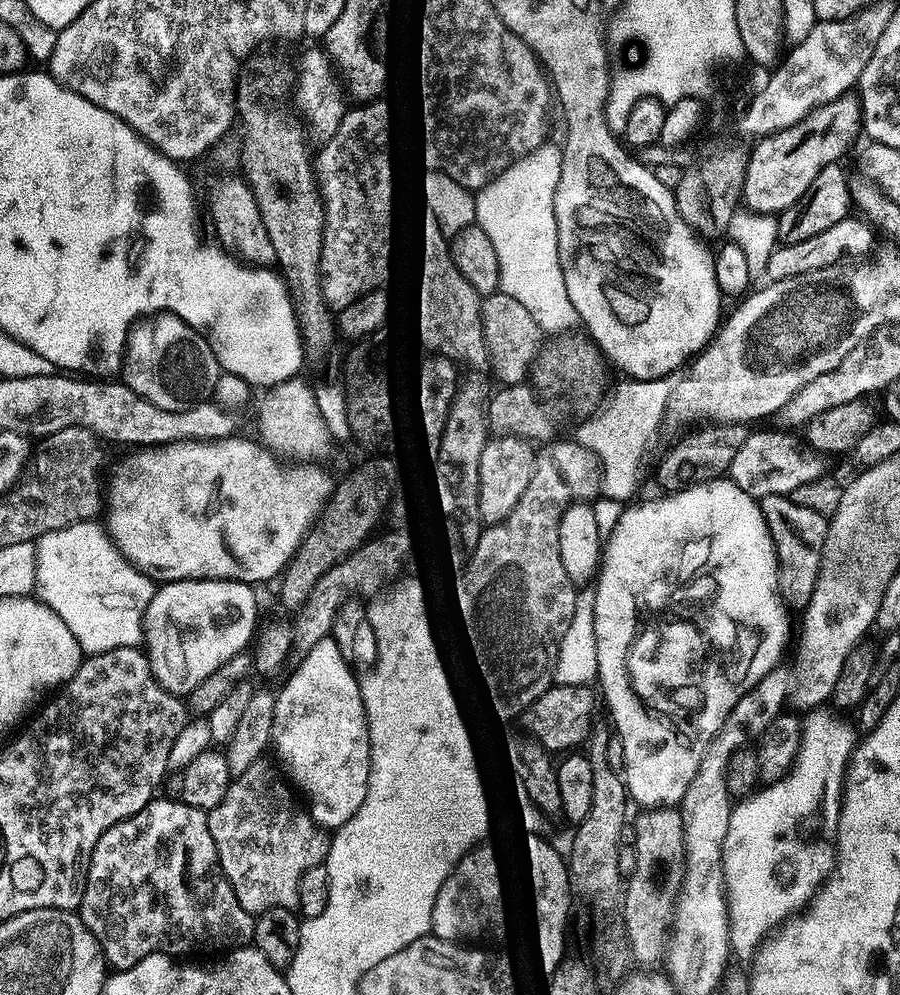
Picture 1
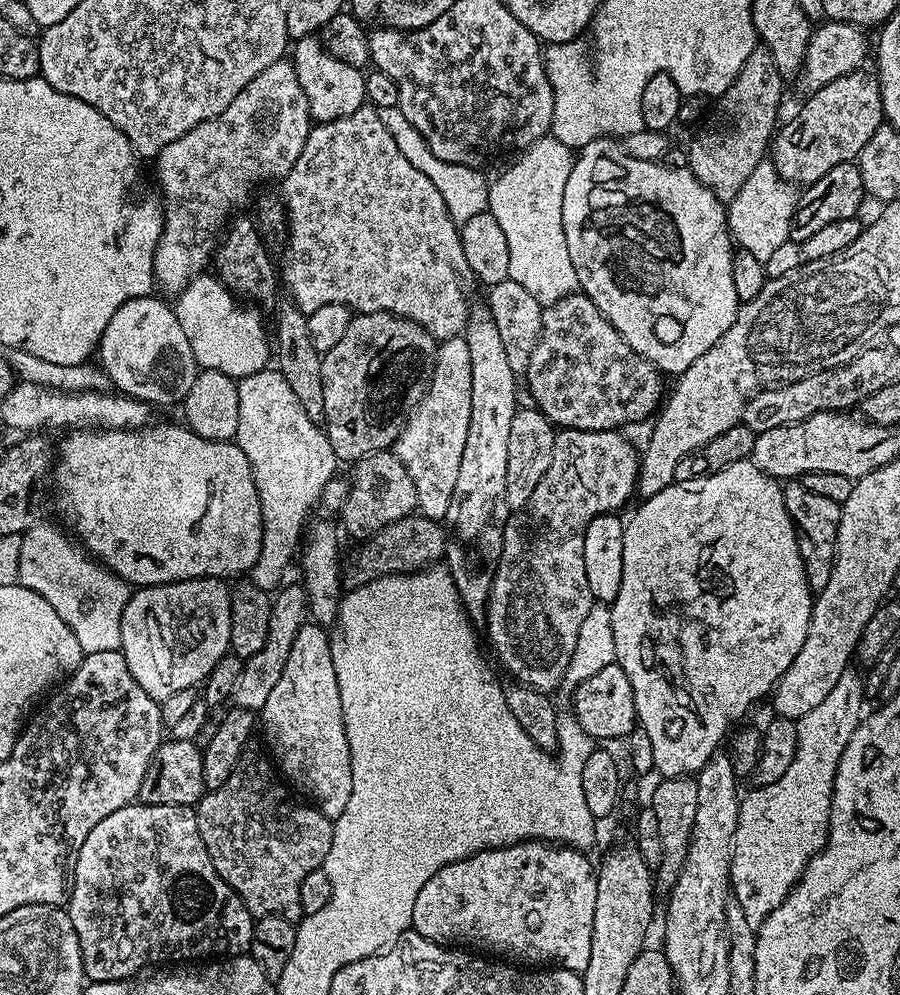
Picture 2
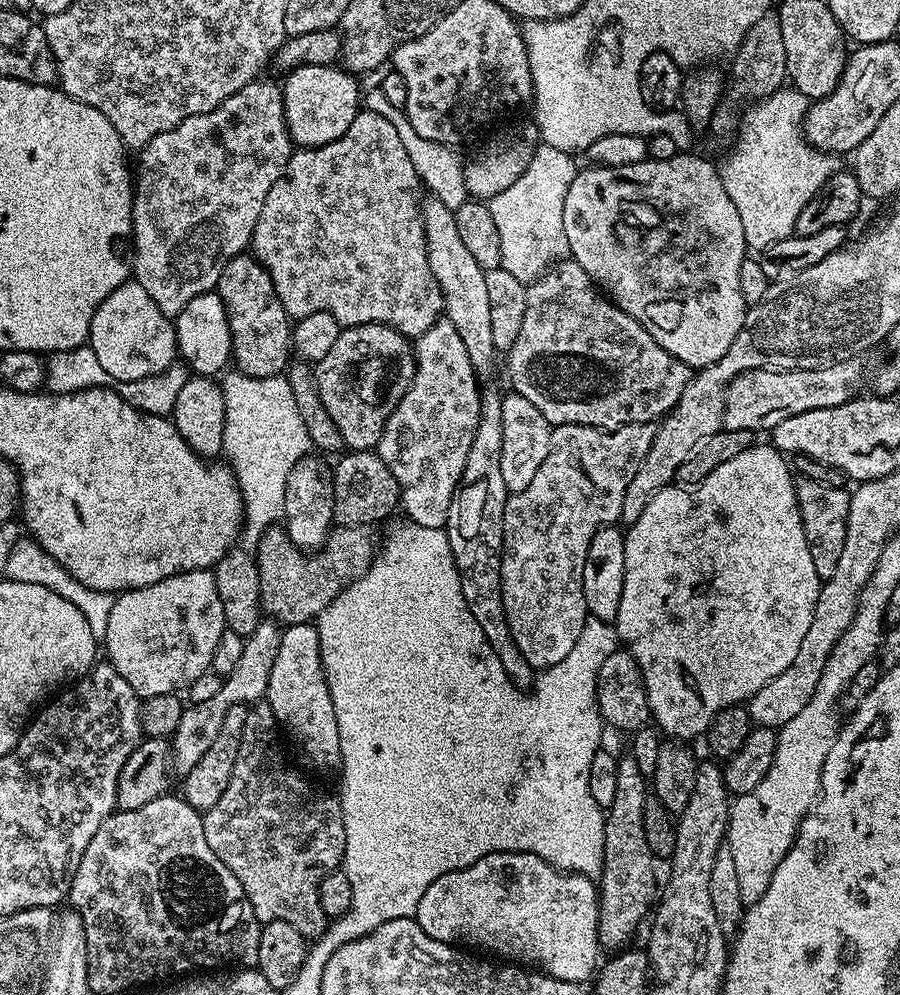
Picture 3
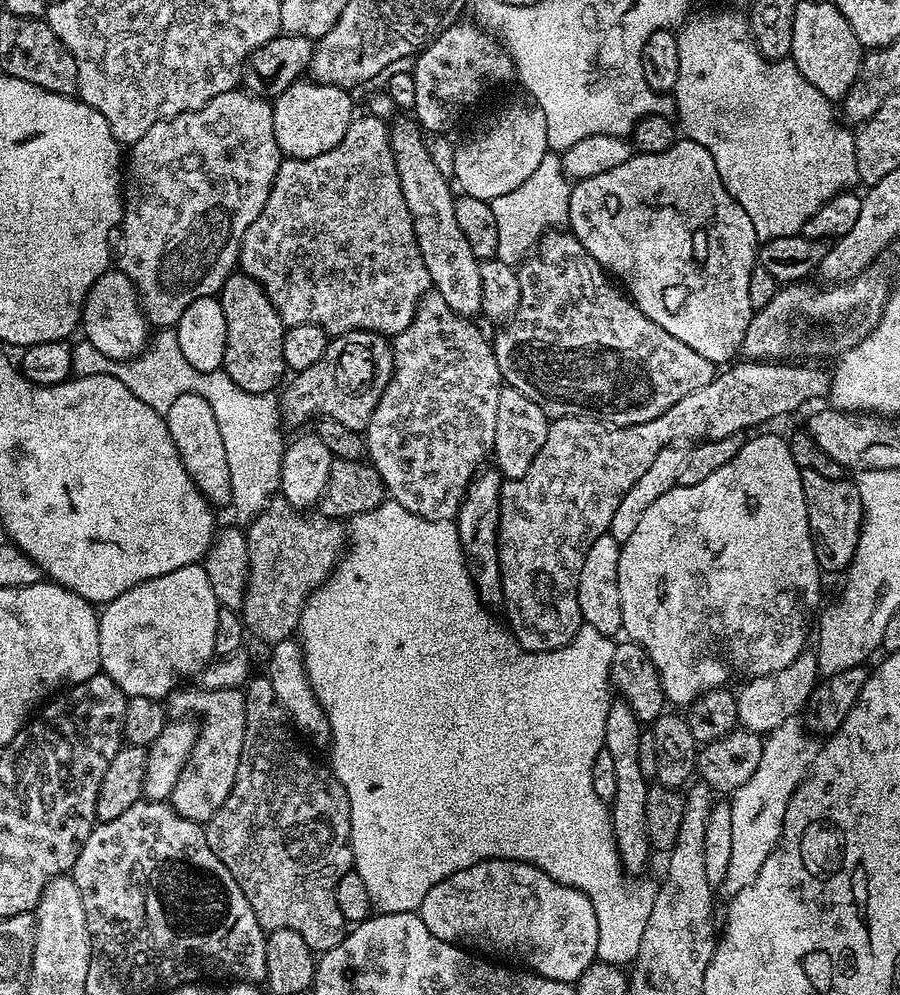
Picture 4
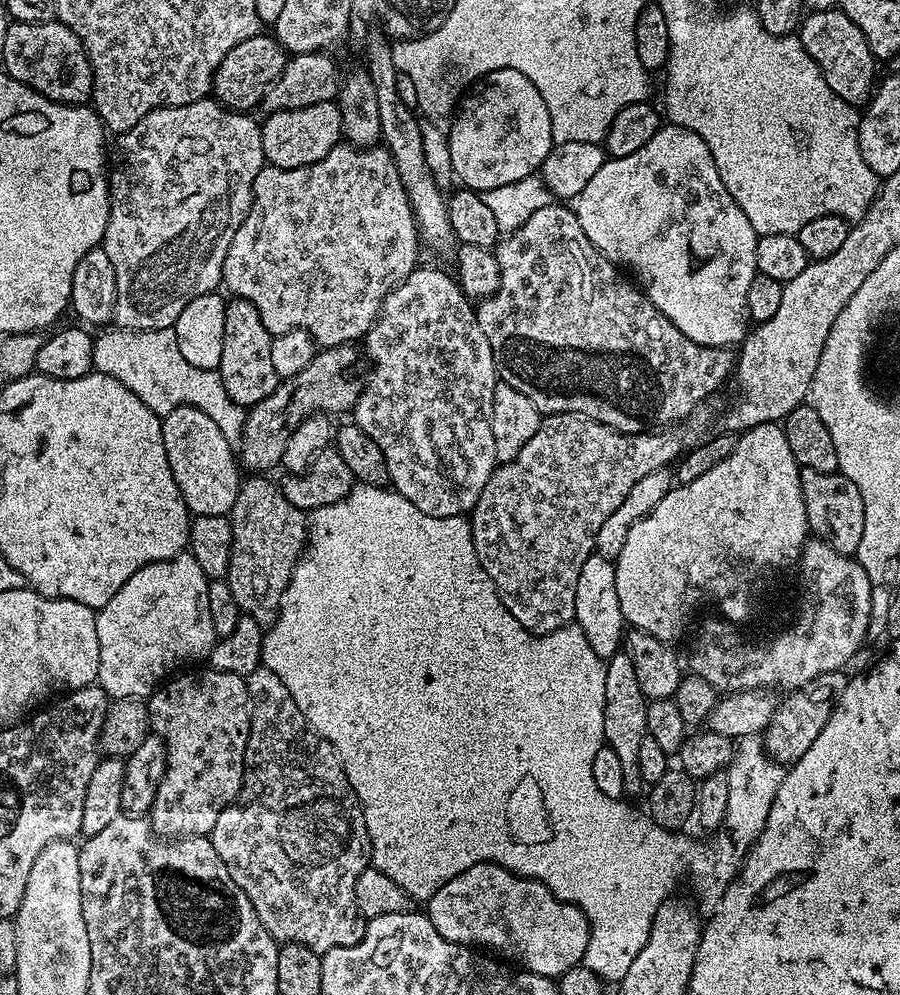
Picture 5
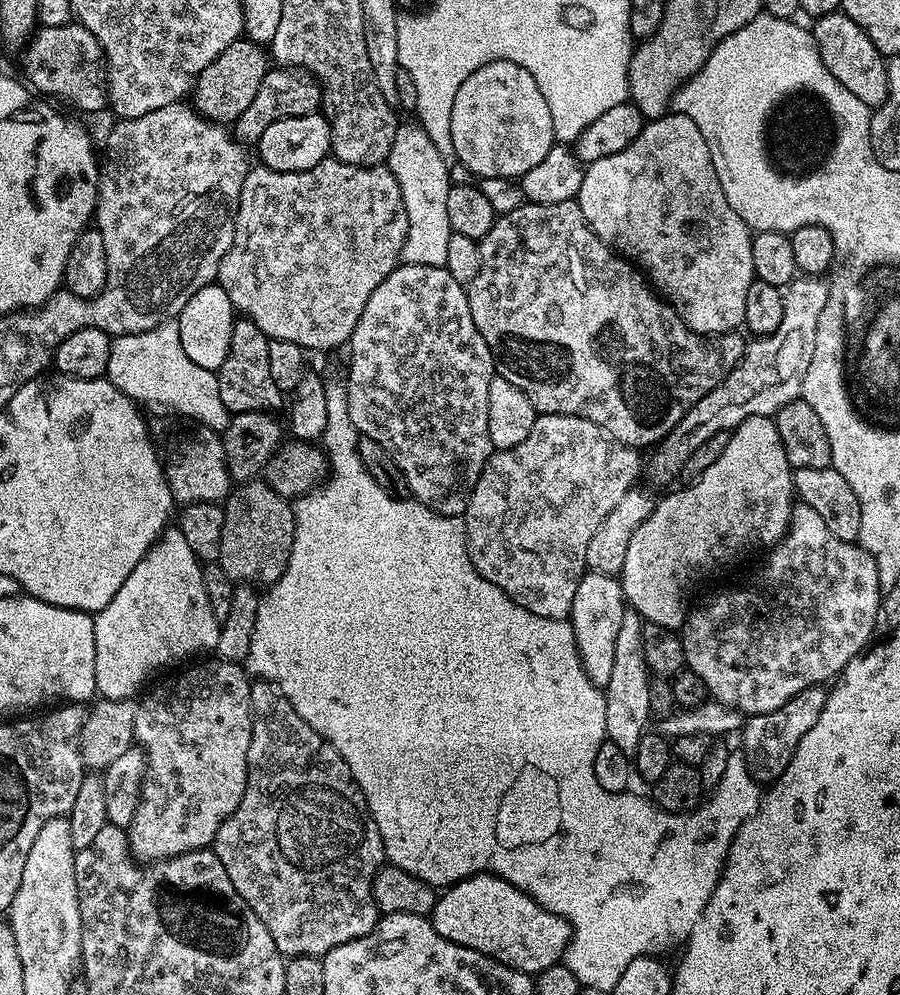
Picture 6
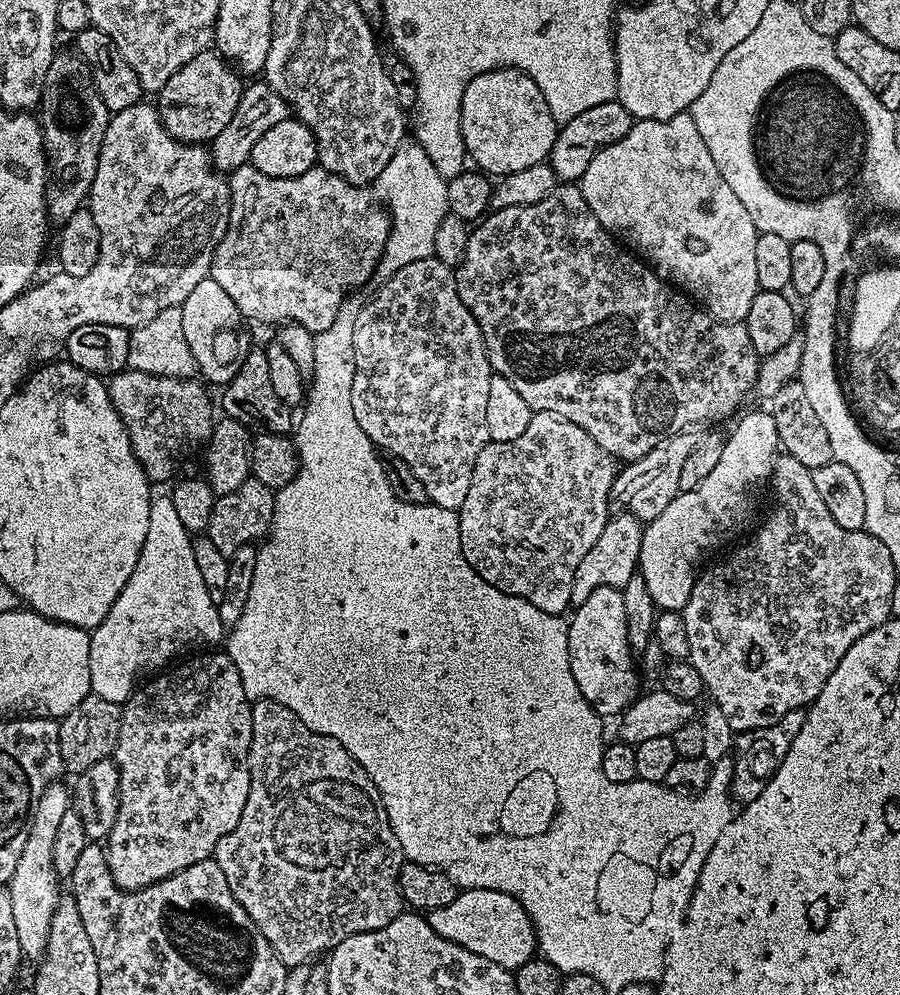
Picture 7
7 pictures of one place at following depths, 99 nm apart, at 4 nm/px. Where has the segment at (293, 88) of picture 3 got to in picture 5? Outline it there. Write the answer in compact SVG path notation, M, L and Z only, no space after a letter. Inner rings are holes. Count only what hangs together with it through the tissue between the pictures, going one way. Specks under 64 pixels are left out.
M329 102L327 104L315 104L314 106L306 106L298 110L286 110L285 112L273 112L267 117L268 121L263 121L260 133L262 134L262 150L264 151L264 159L273 168L301 168L302 166L310 166L314 162L324 160L326 154L330 154L330 150L335 144L341 143L342 129L340 126L340 109L335 103Z

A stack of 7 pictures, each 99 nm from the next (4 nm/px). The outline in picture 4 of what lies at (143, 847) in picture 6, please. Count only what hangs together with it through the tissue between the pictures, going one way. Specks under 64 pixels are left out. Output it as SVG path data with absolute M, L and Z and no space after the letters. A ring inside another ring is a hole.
M188 686L177 687L166 697L166 707L173 717L199 718L202 723L192 757L186 762L182 774L178 774L178 786L174 786L170 803L182 818L207 822L220 809L222 802L226 802L230 790L234 790L238 762L242 758L242 742L246 738L246 702L240 688L184 687Z

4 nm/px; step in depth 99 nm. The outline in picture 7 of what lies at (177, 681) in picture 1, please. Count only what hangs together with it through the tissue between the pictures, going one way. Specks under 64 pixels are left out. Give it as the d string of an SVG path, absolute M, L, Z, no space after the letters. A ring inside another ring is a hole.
M153 495L146 542L142 542L134 574L114 598L106 618L90 632L91 695L122 706L141 678L171 665L187 648L200 650L225 639L226 627L219 618L214 594L206 586L198 562L194 562L192 542L193 537L178 519L171 495Z

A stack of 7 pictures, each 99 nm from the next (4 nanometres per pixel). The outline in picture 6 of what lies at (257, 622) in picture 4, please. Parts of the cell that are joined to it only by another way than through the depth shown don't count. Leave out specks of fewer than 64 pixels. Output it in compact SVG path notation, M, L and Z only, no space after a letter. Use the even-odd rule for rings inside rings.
M263 479L237 483L223 501L220 559L222 571L241 585L271 586L288 569L290 550L294 546L292 504L270 490Z

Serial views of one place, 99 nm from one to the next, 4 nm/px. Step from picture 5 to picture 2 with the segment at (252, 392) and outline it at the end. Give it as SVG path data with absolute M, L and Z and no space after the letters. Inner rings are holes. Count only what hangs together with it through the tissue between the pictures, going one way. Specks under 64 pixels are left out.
M240 214L227 225L214 253L214 272L220 283L233 296L252 306L270 303L276 292L276 284L278 288L278 268L274 260L272 264L272 256L268 253L263 239L265 240L265 237L257 221L247 220L244 214Z

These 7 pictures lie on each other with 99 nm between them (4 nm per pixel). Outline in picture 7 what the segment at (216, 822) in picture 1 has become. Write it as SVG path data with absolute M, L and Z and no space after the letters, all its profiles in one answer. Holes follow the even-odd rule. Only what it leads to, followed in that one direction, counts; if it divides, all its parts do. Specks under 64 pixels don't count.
M258 700L252 704L252 741L248 751L248 769L250 794L246 798L246 810L242 810L238 826L234 826L234 830L230 830L230 834L226 834L218 842L214 858L218 866L222 866L222 874L226 874L226 882L230 882L234 898L240 903L242 910L250 914L254 926L258 926L266 942L270 942L276 957L289 966L304 966L309 963L307 960L311 956L324 951L327 953L346 938L359 932L373 932L401 916L406 908L399 886L400 868L405 863L404 851L398 846L398 838L394 838L394 830L386 818L386 810L374 782L366 774L366 770L358 766L358 762L346 750L346 746L342 746L342 742L310 730L310 726L306 726L294 713L286 710L286 706L273 700Z

